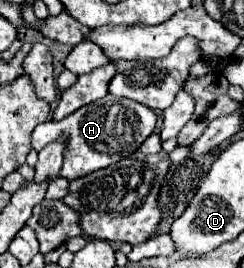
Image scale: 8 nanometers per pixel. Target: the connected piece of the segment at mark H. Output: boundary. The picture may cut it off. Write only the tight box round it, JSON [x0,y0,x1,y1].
[31,95,157,181]

